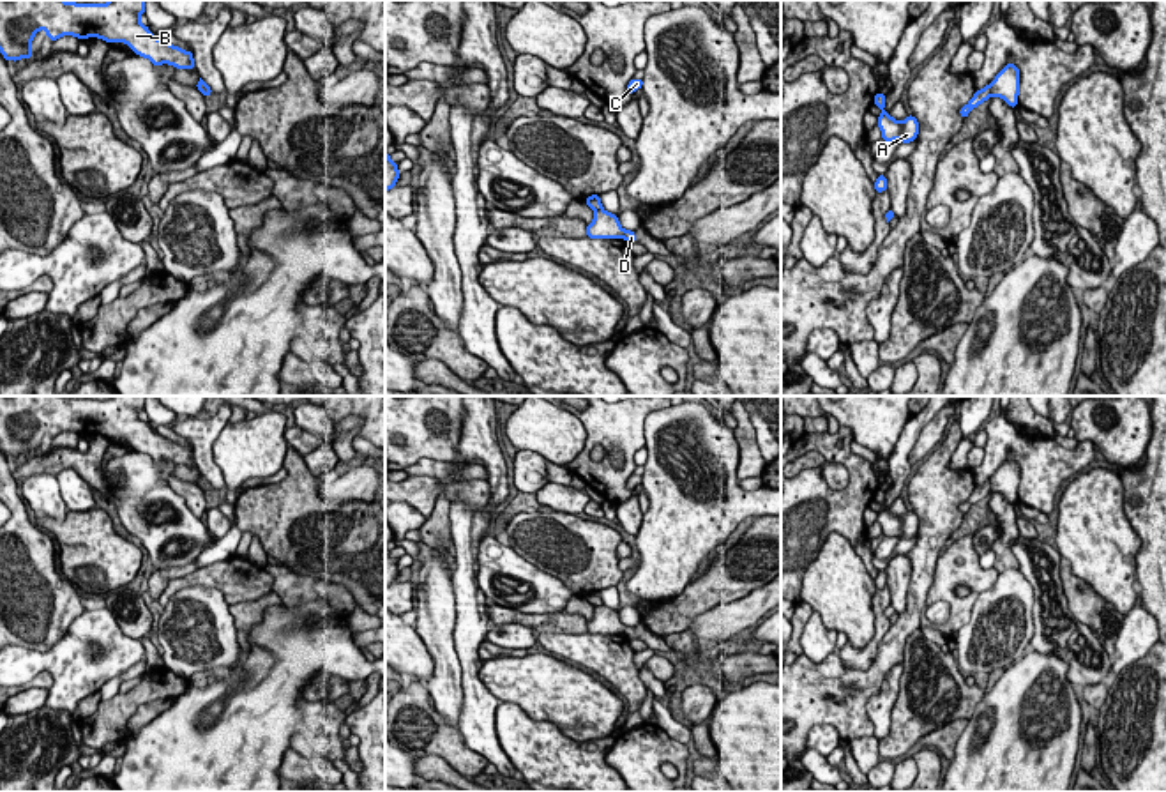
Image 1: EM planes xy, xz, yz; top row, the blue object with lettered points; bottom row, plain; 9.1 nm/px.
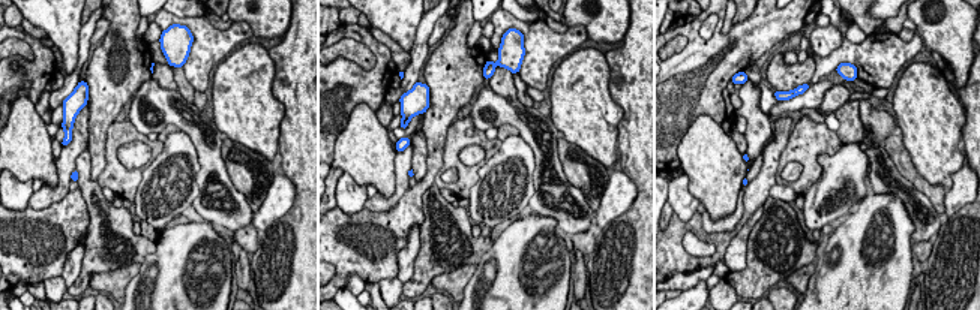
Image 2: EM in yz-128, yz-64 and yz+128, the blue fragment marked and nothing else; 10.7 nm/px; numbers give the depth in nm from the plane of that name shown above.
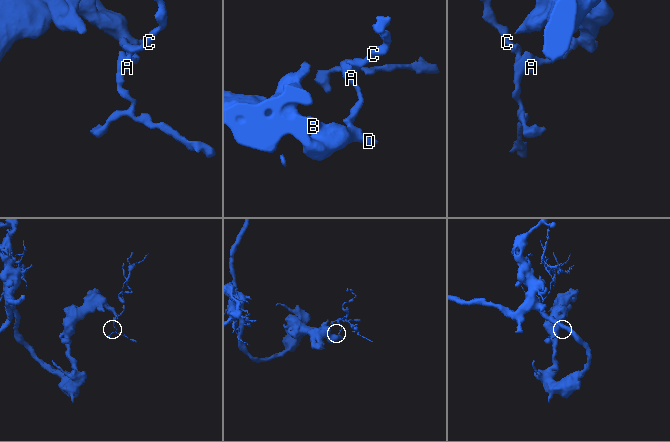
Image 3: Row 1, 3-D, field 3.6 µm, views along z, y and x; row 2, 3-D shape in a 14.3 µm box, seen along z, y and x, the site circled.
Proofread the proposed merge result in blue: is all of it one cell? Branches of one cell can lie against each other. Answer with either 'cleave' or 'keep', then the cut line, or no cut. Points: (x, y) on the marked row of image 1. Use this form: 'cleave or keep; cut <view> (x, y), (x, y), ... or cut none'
cleave; cut yz (988, 85), (991, 94)

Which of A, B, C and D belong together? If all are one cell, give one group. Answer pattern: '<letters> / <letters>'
A C / B D

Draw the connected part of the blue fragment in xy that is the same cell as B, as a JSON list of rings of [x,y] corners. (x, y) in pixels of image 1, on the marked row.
[[[0,0],[0,53],[5,62],[32,58],[32,39],[42,28],[51,41],[62,35],[81,41],[87,37],[120,41],[155,67],[170,64],[175,69],[196,69],[193,51],[154,37],[140,21],[141,14],[145,14],[145,0],[110,0],[108,4]]]

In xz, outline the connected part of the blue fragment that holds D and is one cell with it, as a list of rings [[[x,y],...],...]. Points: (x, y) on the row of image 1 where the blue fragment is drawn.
[[[595,210],[594,221],[587,225],[587,237],[590,239],[625,239],[629,244],[636,242],[636,233],[624,230],[618,216],[608,210]]]

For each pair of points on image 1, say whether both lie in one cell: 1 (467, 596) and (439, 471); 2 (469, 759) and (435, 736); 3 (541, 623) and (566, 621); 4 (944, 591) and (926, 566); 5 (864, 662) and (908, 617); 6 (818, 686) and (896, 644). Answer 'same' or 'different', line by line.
1: different
2: same
3: same
4: different
5: different
6: same

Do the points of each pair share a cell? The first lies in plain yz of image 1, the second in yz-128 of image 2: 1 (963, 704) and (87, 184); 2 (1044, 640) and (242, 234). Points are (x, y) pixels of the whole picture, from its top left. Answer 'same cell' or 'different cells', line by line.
1: same cell
2: different cells

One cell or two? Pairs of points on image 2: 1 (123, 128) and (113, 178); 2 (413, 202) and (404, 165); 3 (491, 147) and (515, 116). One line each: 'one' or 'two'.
1: one
2: two
3: two

